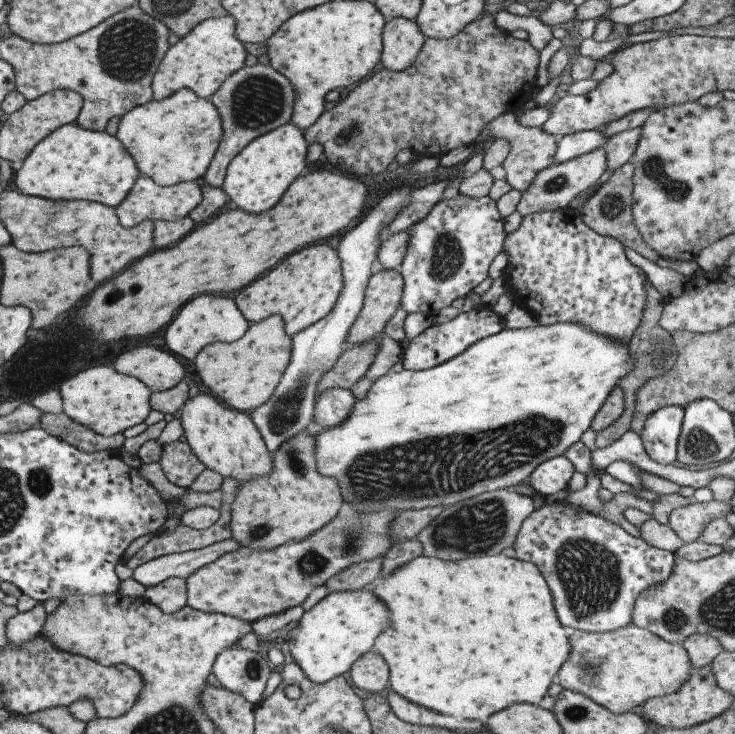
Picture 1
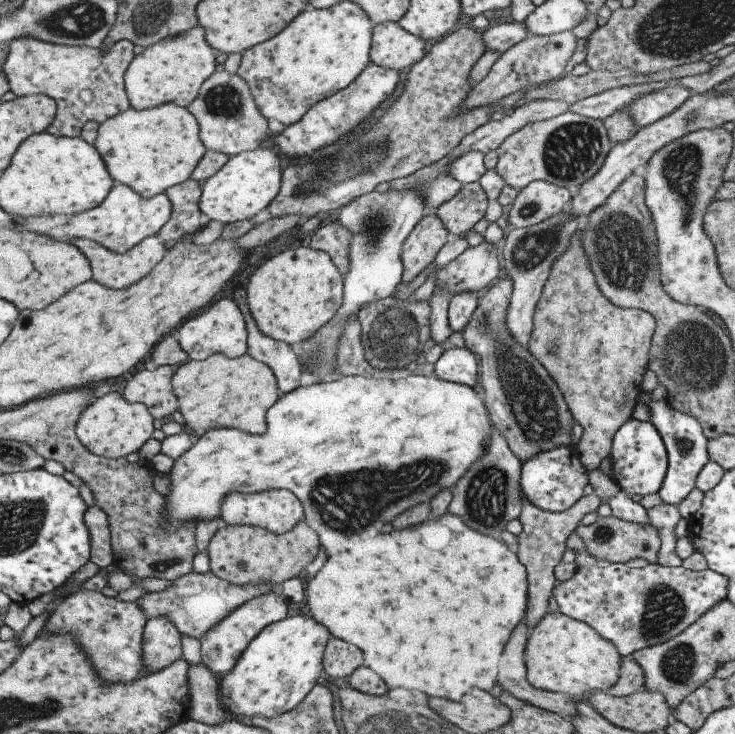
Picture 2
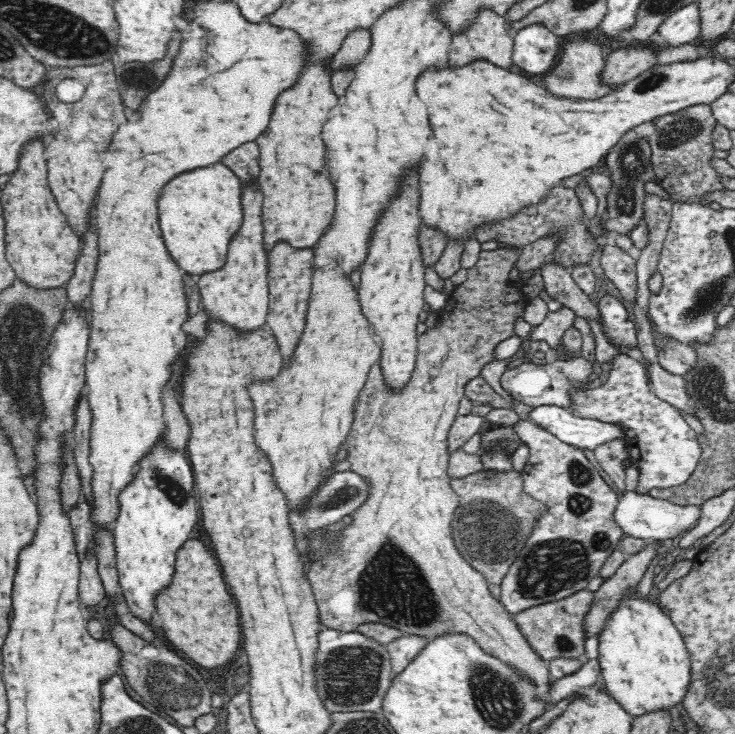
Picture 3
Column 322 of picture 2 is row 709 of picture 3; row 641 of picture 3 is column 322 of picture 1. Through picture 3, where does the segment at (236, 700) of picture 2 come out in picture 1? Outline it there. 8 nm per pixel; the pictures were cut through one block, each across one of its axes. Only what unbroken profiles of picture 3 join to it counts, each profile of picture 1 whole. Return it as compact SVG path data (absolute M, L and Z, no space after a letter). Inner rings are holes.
M368 588L335 591L303 612L297 625L291 628L290 640L284 647L313 684L323 684L347 672L361 654L372 650L377 635L389 624L387 616L387 606L377 600Z

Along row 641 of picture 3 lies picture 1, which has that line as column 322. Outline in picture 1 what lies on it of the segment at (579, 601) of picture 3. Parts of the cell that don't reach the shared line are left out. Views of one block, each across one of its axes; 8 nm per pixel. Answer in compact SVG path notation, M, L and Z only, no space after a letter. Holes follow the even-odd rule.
M342 502L337 514L303 540L289 540L271 550L238 547L201 566L184 581L187 605L205 613L224 613L252 623L261 618L300 606L313 588L351 564L384 556L392 546L389 522L398 512L357 512Z

